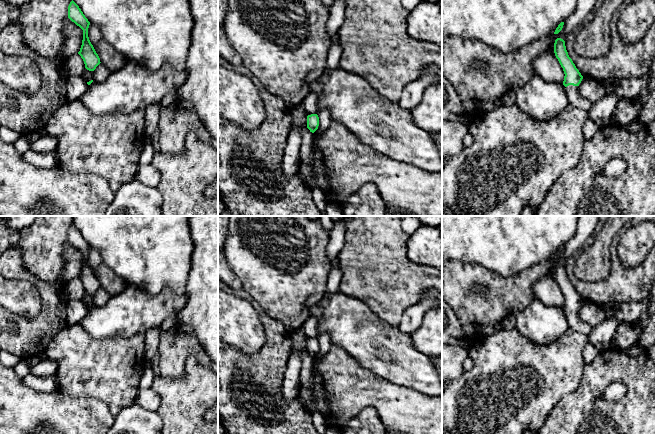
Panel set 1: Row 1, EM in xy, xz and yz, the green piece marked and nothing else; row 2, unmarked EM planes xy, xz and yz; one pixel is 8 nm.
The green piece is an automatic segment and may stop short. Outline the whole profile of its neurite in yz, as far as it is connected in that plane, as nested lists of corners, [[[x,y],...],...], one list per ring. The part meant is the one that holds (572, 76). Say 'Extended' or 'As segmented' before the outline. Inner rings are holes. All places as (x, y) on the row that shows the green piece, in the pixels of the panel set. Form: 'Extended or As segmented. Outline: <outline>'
Extended. Outline: [[[557,38],[555,40],[554,53],[565,74],[563,85],[566,87],[569,103],[585,112],[589,112],[593,103],[588,99],[583,98],[578,92],[578,86],[581,83],[583,76],[569,57],[563,39]]]

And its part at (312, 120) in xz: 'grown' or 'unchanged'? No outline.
unchanged

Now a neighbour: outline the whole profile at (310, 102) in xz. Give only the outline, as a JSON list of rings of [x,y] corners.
[[[308,92],[304,100],[302,101],[302,105],[304,106],[308,115],[317,114],[318,113],[318,103],[319,103],[320,95],[317,92]]]

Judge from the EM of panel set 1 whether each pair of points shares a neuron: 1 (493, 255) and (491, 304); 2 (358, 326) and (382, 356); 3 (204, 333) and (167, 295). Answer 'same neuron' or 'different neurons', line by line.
1: different neurons
2: same neuron
3: different neurons

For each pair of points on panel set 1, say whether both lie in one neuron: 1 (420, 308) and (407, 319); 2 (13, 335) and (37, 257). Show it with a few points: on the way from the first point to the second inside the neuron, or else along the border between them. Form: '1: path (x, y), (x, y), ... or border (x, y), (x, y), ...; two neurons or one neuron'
1: path (417, 311), (410, 316); one neuron
2: border (21, 253), (22, 264), (33, 275), (54, 282); two neurons

